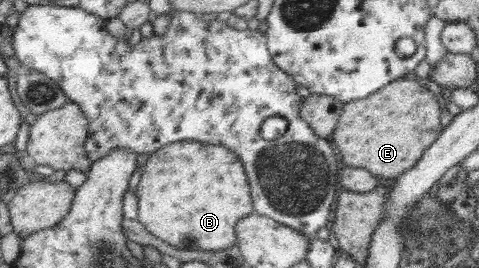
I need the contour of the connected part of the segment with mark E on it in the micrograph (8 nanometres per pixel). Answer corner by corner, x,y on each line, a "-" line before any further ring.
410,76
389,83
365,99
344,103
337,129
331,135
344,165
363,167
381,180
411,169
442,132
438,96
428,83

